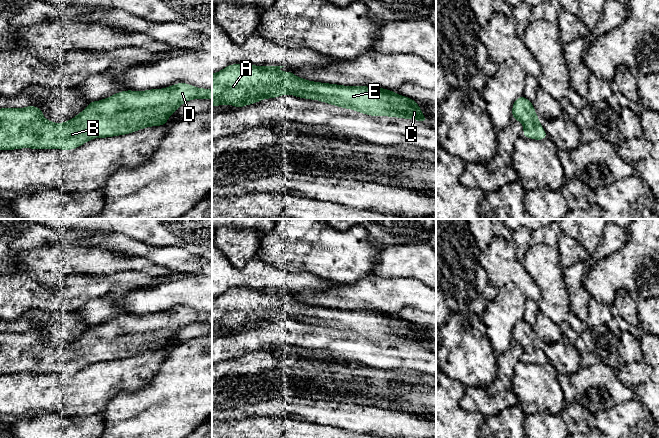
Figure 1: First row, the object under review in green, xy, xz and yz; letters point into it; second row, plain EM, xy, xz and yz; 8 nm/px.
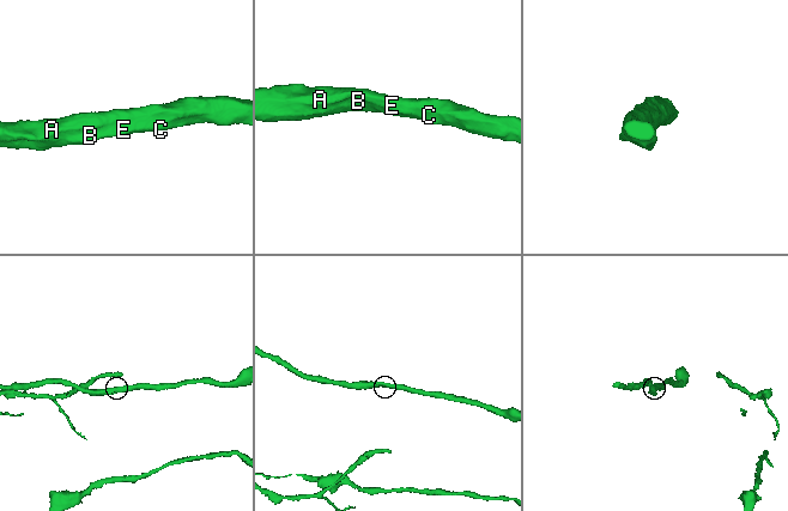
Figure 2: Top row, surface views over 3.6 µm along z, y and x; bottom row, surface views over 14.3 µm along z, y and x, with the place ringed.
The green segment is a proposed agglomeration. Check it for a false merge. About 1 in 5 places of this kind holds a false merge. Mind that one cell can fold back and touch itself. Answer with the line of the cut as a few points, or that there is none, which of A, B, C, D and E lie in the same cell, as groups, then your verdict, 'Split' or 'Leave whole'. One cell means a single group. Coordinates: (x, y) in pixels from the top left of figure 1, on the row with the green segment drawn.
No split. Groups: A B C D E. Leave whole

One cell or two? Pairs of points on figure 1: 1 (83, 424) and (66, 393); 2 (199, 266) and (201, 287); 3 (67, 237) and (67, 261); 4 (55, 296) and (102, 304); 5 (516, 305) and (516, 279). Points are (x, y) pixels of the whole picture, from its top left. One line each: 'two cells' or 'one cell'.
1: two cells
2: two cells
3: two cells
4: two cells
5: two cells

